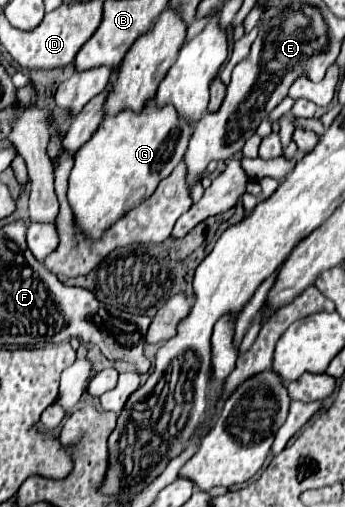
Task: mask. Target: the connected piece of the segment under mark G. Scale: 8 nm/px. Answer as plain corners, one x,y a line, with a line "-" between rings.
147,101
141,113
121,111
119,115
105,119
95,135
75,153
75,163
69,175
67,199
75,217
75,229
89,239
99,239
103,233
127,211
145,201
161,179
181,163
193,123
177,119
175,107
157,107
155,101

